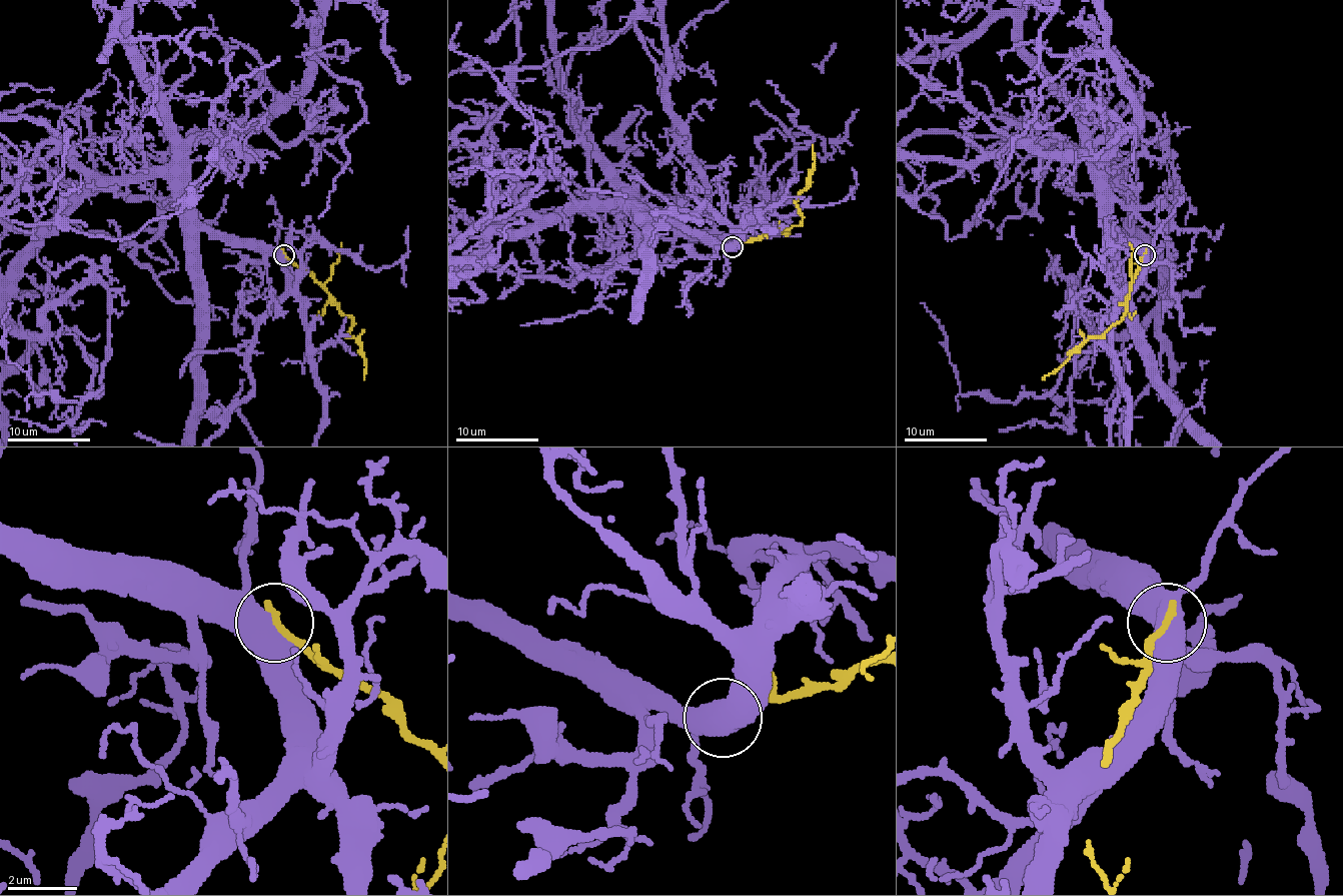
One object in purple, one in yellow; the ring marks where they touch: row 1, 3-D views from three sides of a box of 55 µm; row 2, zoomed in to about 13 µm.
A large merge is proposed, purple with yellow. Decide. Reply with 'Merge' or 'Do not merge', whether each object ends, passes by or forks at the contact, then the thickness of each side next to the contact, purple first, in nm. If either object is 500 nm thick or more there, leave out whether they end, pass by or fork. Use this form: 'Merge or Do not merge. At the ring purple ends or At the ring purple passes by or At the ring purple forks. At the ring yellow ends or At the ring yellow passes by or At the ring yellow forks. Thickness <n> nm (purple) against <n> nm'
Do not merge. Thickness 650 nm (purple) against 260 nm

